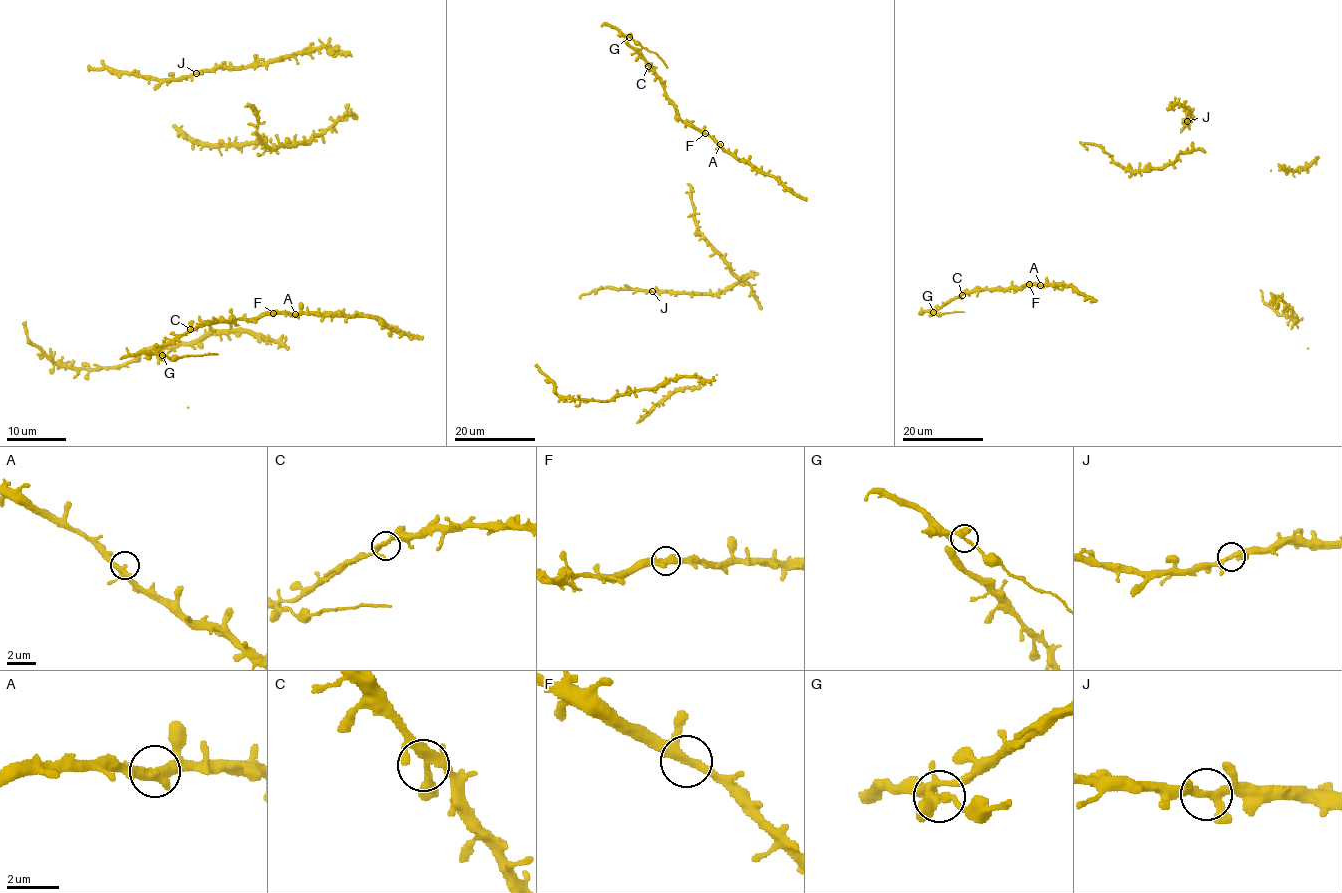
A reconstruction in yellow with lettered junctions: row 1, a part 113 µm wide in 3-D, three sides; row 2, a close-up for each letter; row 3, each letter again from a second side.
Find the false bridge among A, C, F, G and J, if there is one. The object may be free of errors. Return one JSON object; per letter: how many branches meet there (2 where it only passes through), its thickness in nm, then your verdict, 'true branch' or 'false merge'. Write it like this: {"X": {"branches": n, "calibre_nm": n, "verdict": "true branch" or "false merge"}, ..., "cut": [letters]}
{"A": {"branches": 3, "calibre_nm": 320, "verdict": "true branch"}, "C": {"branches": 3, "calibre_nm": 320, "verdict": "true branch"}, "F": {"branches": 3, "calibre_nm": 320, "verdict": "true branch"}, "G": {"branches": 3, "calibre_nm": 280, "verdict": "false merge"}, "J": {"branches": 3, "calibre_nm": 280, "verdict": "true branch"}, "cut": ["G"]}

